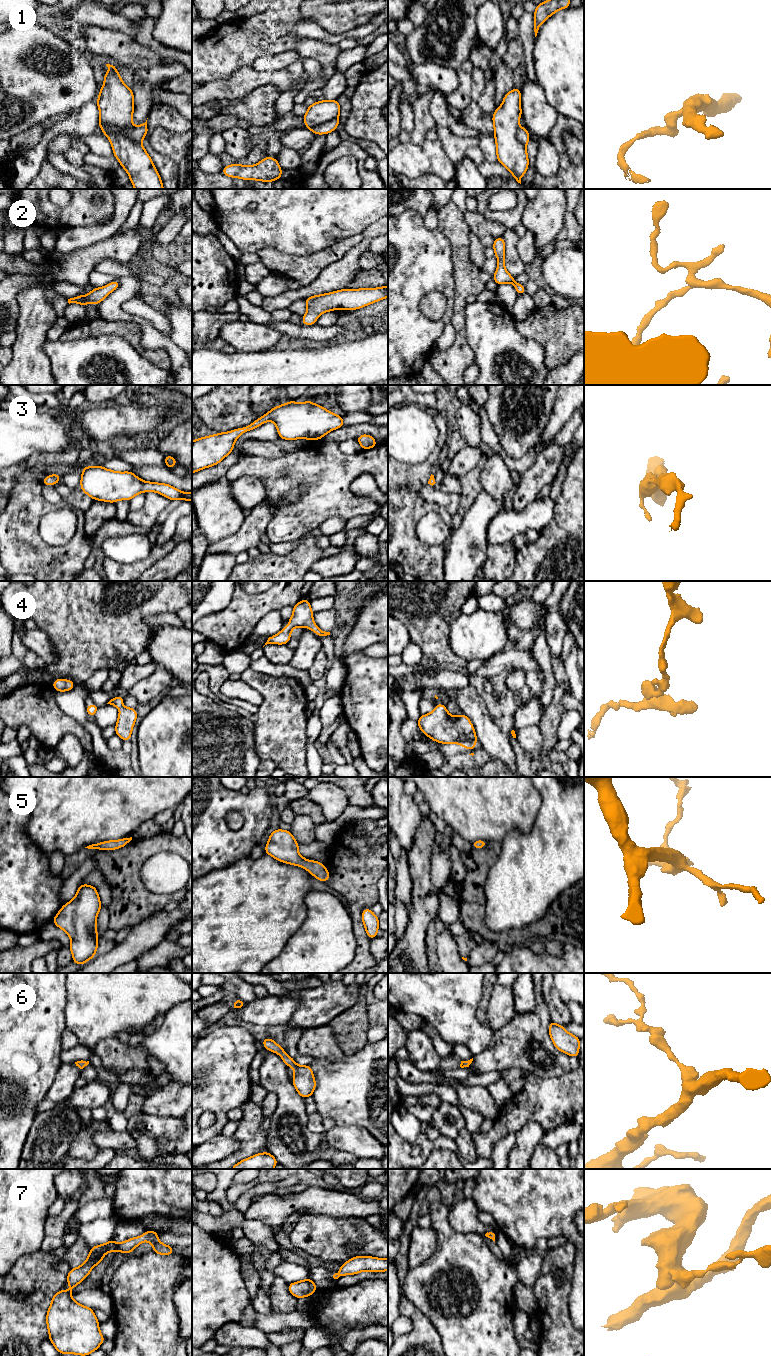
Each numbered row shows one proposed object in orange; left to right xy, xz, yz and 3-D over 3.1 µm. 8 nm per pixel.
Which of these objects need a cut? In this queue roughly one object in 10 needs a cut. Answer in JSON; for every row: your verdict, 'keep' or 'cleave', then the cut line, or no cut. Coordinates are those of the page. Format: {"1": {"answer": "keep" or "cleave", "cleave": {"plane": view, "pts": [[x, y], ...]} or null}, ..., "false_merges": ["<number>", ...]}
{"1": {"answer": "cleave", "cleave": {"plane": "xy", "pts": [[122, 132], [140, 143]]}}, "2": {"answer": "keep", "cleave": null}, "3": {"answer": "keep", "cleave": null}, "4": {"answer": "keep", "cleave": null}, "5": {"answer": "keep", "cleave": null}, "6": {"answer": "keep", "cleave": null}, "7": {"answer": "keep", "cleave": null}, "false_merges": ["1"]}

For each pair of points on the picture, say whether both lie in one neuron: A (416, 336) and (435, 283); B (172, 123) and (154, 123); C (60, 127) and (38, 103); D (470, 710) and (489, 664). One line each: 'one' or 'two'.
A: one
B: one
C: two
D: two

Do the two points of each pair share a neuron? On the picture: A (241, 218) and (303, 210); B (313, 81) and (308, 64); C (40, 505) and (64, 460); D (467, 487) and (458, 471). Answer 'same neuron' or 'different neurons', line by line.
A: same neuron
B: same neuron
C: same neuron
D: different neurons

